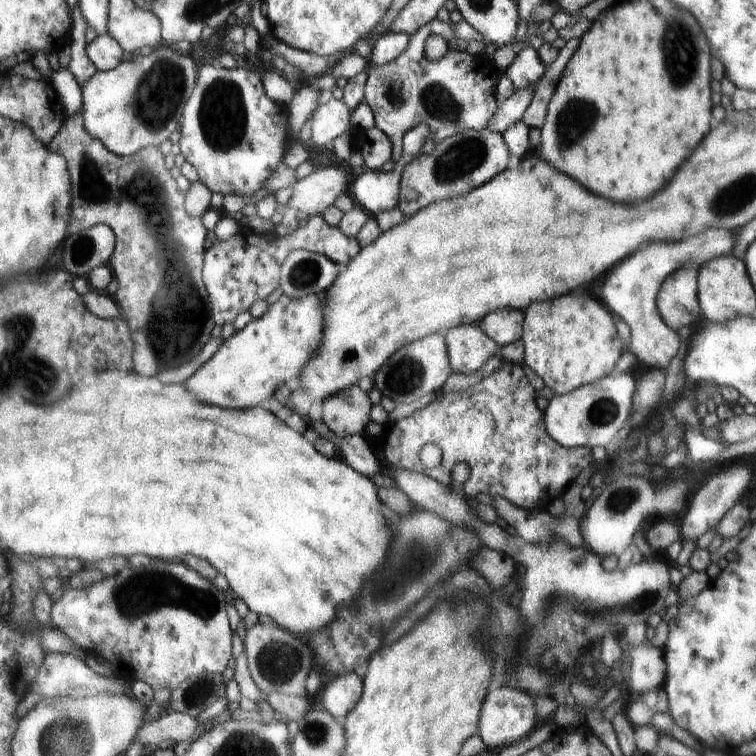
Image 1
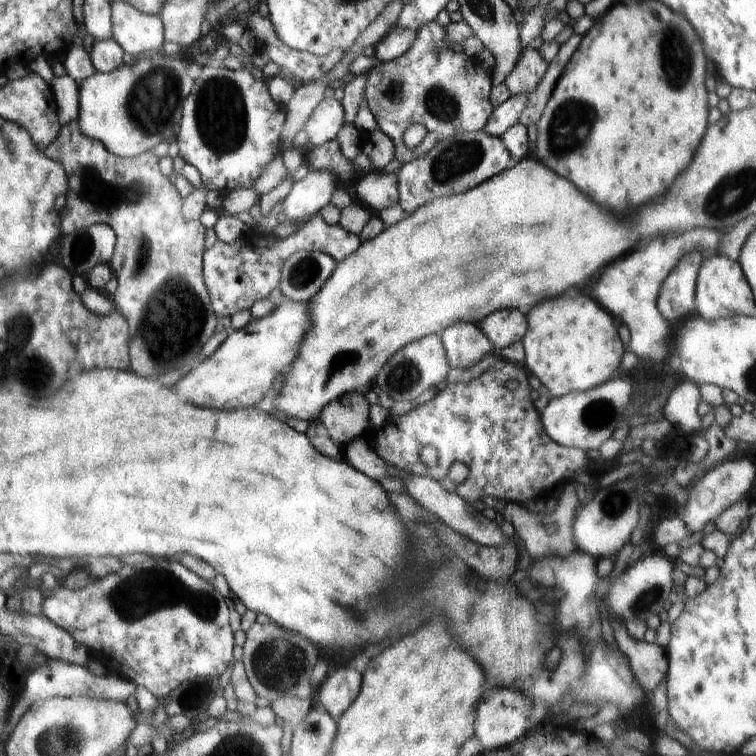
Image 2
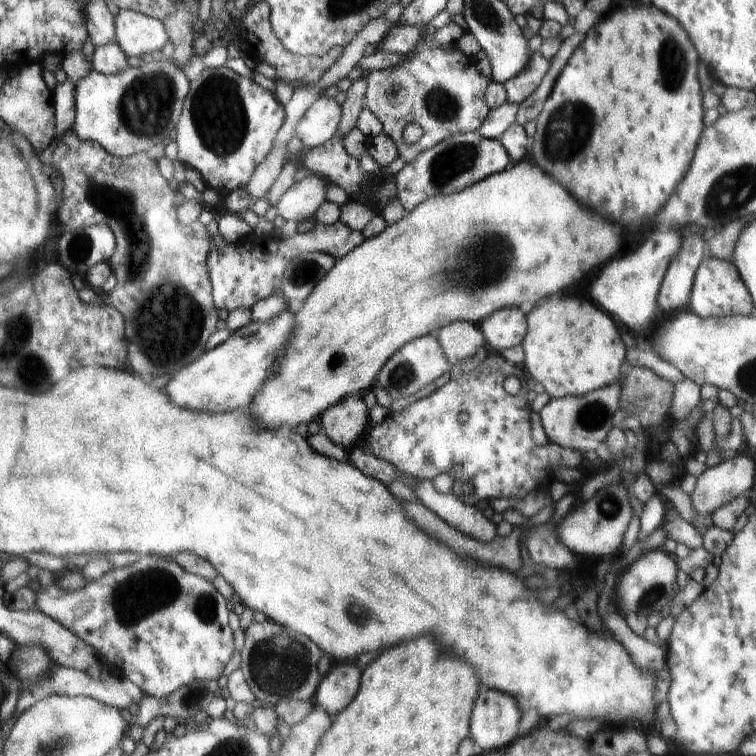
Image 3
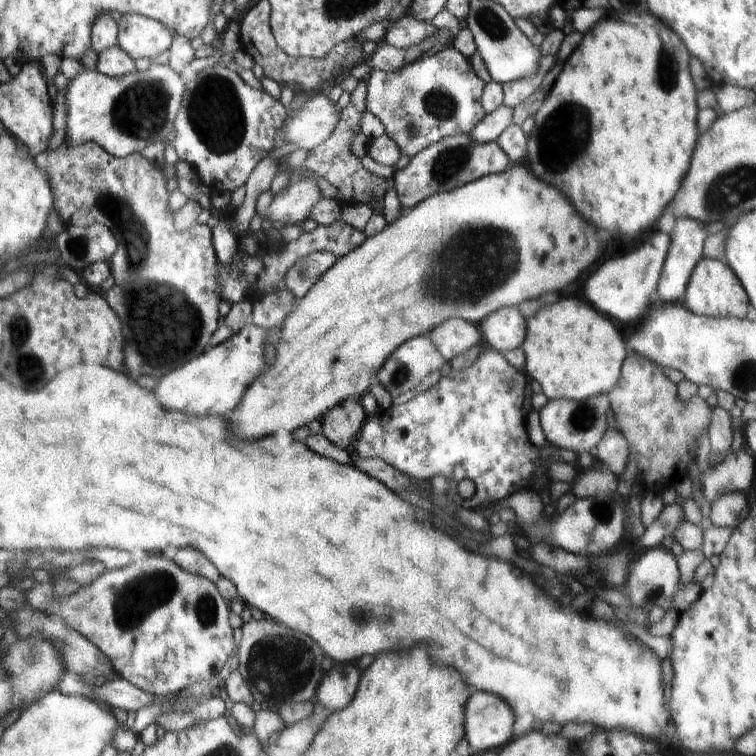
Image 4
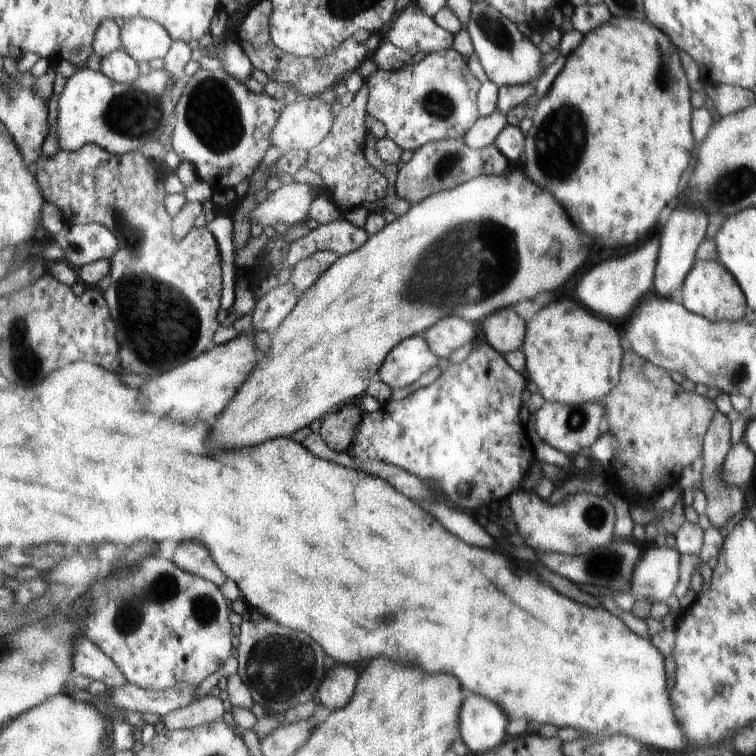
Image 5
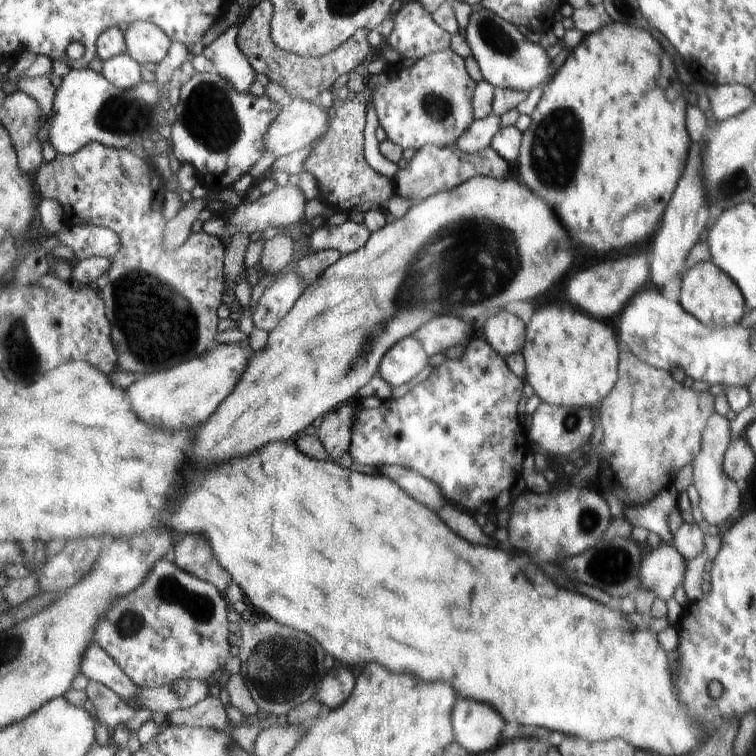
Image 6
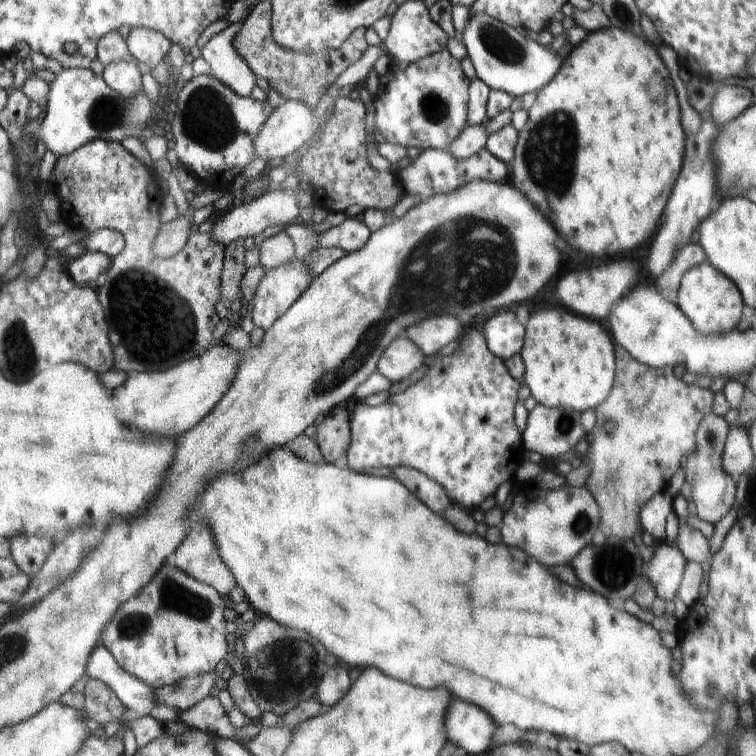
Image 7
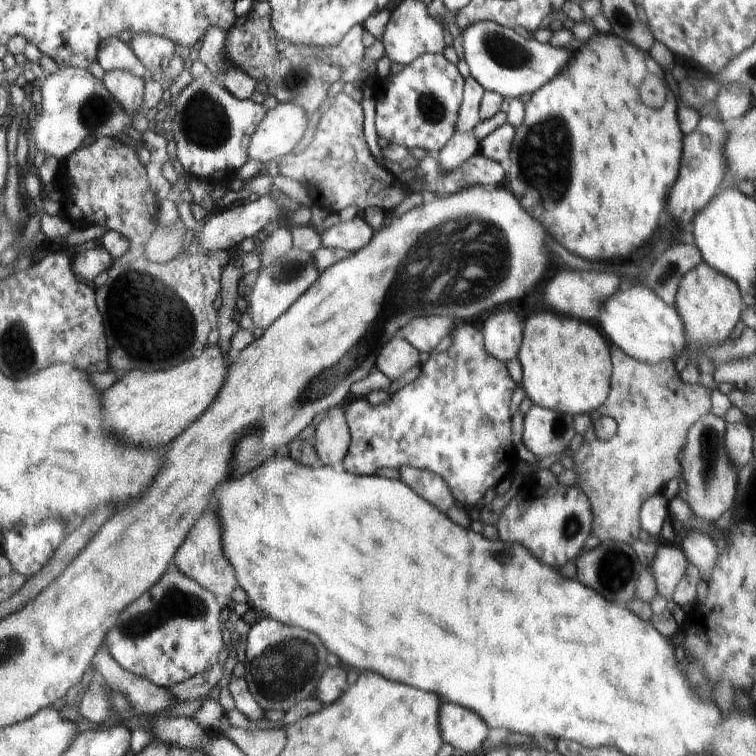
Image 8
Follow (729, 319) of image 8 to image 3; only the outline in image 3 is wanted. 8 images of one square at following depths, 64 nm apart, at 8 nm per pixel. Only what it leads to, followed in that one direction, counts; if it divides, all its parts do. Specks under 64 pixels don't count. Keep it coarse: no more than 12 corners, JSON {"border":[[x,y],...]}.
{"border":[[706,250],[687,309],[705,318],[749,316],[733,262]]}

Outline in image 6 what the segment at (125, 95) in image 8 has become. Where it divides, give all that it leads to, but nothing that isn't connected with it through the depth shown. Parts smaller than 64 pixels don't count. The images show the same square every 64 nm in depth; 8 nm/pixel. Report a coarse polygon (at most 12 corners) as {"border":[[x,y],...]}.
{"border":[[125,51],[103,61],[112,86],[140,84],[141,64]]}

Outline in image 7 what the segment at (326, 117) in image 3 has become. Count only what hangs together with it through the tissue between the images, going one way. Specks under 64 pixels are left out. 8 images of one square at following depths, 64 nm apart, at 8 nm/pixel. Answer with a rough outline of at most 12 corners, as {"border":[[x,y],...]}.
{"border":[[283,101],[264,123],[256,154],[272,164],[322,127],[315,109]]}

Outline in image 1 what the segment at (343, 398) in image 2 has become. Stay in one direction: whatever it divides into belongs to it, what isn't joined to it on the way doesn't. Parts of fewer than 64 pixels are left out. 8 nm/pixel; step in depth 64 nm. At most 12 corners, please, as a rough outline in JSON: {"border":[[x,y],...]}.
{"border":[[348,386],[322,402],[321,420],[338,438],[365,435],[369,392]]}

